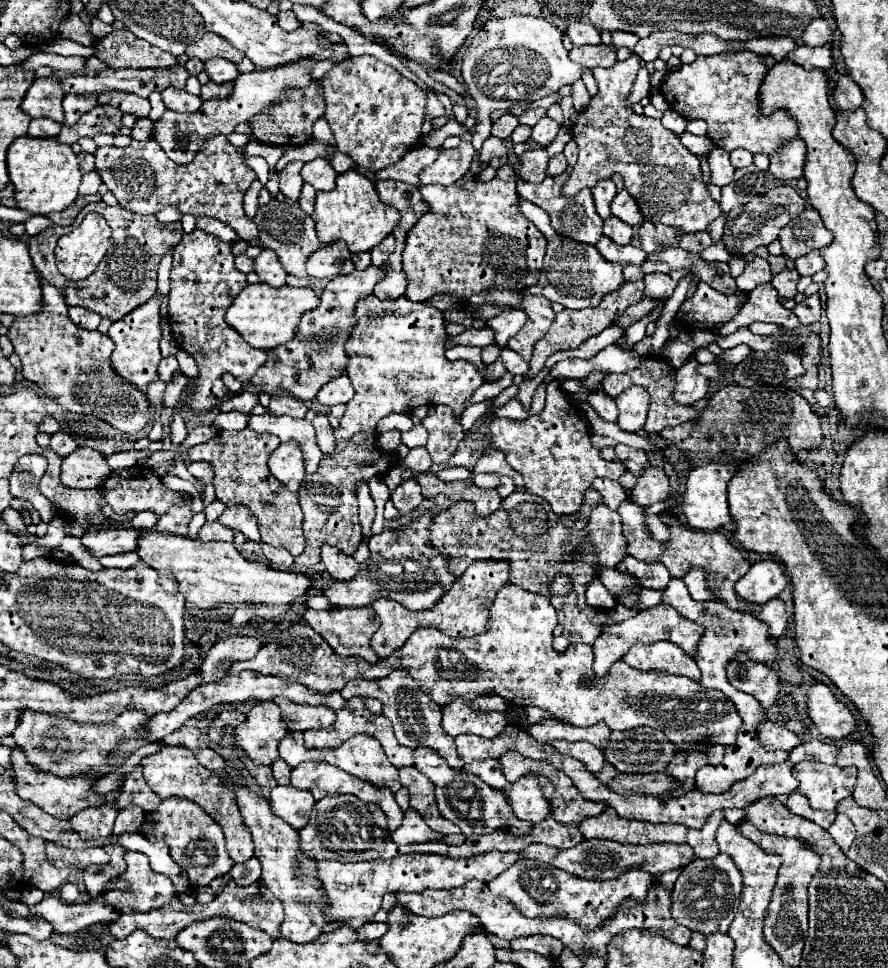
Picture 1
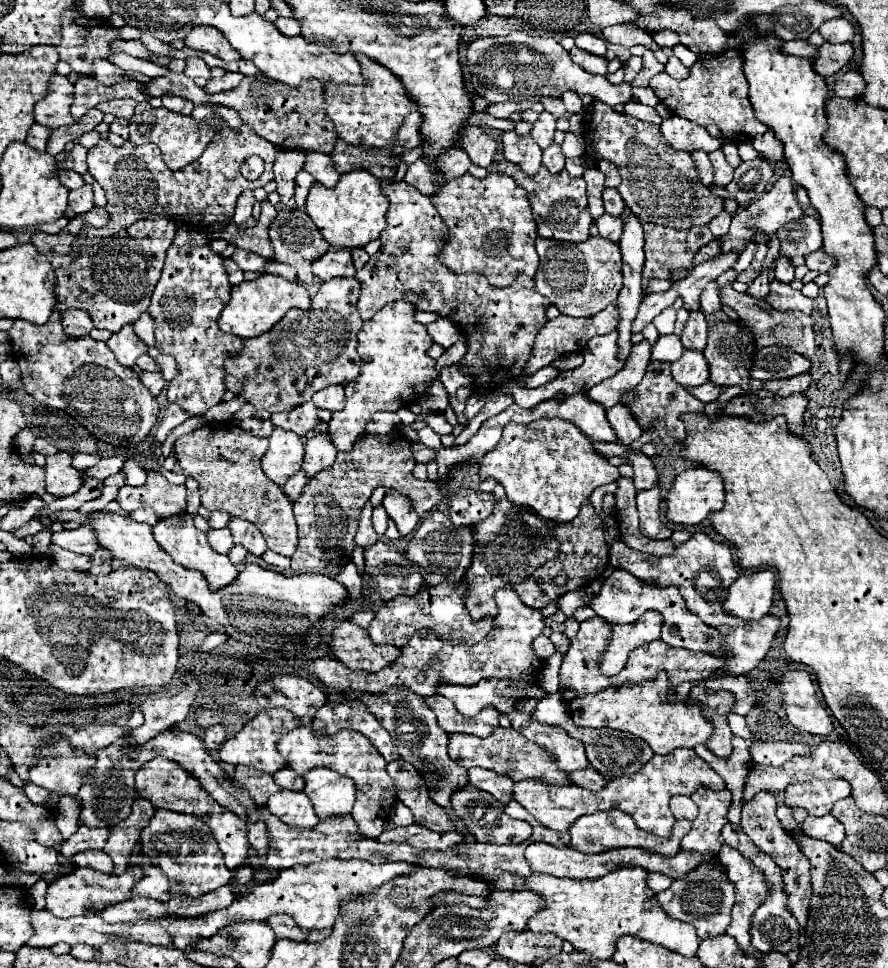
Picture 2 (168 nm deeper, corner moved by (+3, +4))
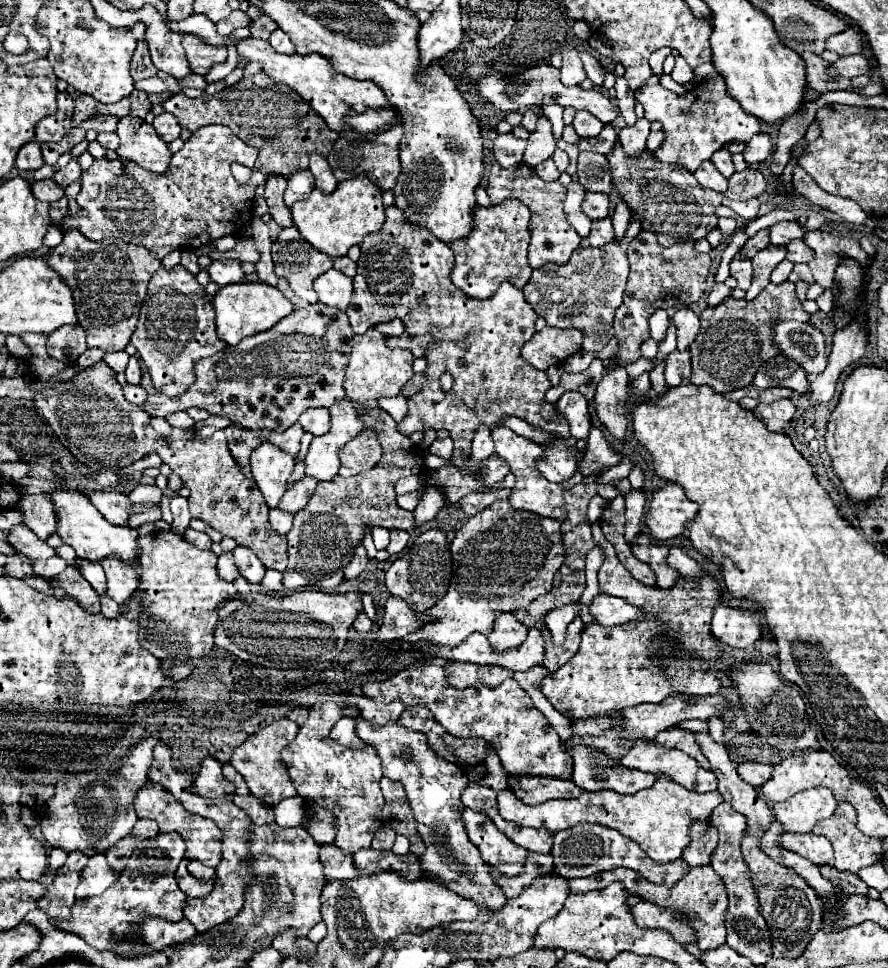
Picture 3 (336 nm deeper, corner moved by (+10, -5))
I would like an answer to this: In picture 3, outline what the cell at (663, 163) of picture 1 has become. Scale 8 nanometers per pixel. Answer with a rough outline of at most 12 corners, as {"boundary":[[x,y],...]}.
{"boundary":[[647,149],[607,153],[613,187],[661,245],[717,227],[723,195]]}

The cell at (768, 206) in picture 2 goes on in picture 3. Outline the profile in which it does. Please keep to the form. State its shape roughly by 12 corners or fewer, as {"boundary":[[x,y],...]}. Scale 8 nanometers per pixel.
{"boundary":[[779,221],[769,227],[773,245],[803,239],[797,221]]}

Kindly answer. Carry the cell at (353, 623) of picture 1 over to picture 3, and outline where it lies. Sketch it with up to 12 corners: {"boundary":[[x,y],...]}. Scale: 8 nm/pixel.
{"boundary":[[409,665],[361,685],[487,739],[507,773],[571,777],[557,731],[515,679],[455,689]]}

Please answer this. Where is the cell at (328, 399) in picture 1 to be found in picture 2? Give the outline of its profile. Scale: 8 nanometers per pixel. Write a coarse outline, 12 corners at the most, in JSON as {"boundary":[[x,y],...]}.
{"boundary":[[328,386],[312,402],[328,412],[344,408],[344,388]]}

